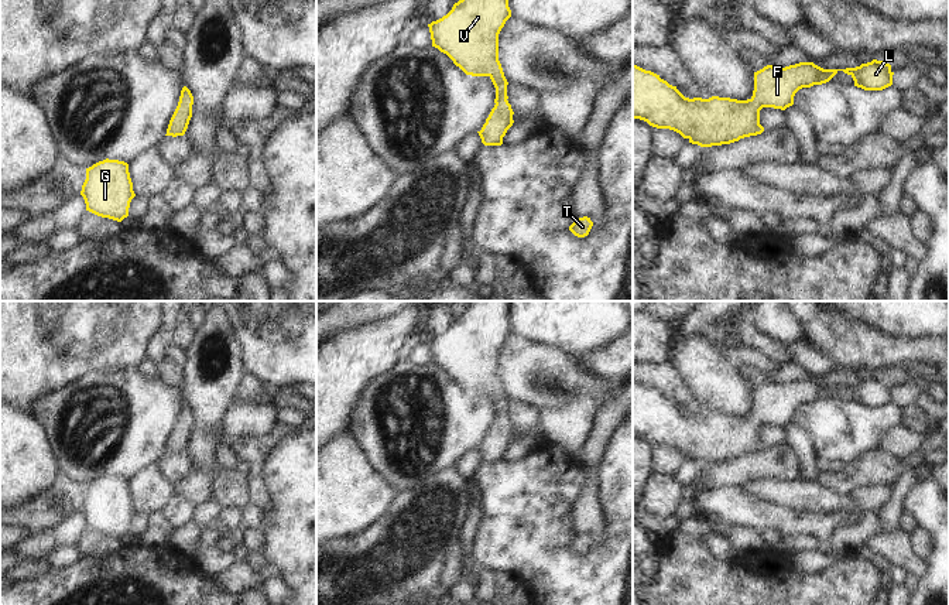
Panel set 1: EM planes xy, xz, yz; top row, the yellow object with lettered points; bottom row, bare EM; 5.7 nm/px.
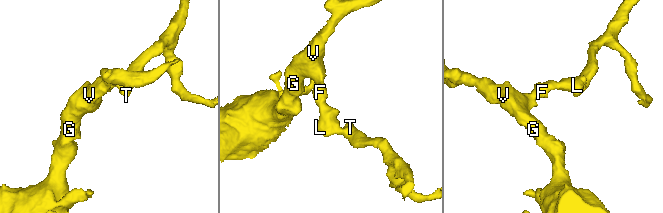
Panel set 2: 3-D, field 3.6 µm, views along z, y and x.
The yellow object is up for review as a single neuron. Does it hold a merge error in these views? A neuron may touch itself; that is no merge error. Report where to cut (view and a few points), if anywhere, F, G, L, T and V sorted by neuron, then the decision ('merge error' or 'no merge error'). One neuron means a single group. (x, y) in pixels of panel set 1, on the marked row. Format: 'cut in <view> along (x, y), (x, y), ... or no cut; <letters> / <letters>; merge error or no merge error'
no cut; F G L T V; no merge error

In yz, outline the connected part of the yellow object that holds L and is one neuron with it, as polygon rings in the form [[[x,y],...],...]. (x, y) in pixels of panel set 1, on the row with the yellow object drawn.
[[[877,59],[846,69],[799,62],[785,68],[767,65],[754,72],[754,90],[747,100],[719,96],[689,99],[659,75],[633,64],[633,119],[674,130],[700,147],[730,144],[764,131],[760,124],[763,107],[785,110],[794,105],[799,89],[826,83],[839,71],[850,75],[854,86],[864,90],[883,90],[893,85],[891,65]]]

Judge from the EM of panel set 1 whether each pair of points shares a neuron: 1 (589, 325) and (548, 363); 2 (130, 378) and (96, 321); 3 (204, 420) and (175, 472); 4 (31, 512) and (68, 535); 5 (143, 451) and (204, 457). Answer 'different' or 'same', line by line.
1: different
2: different
3: different
4: different
5: different

